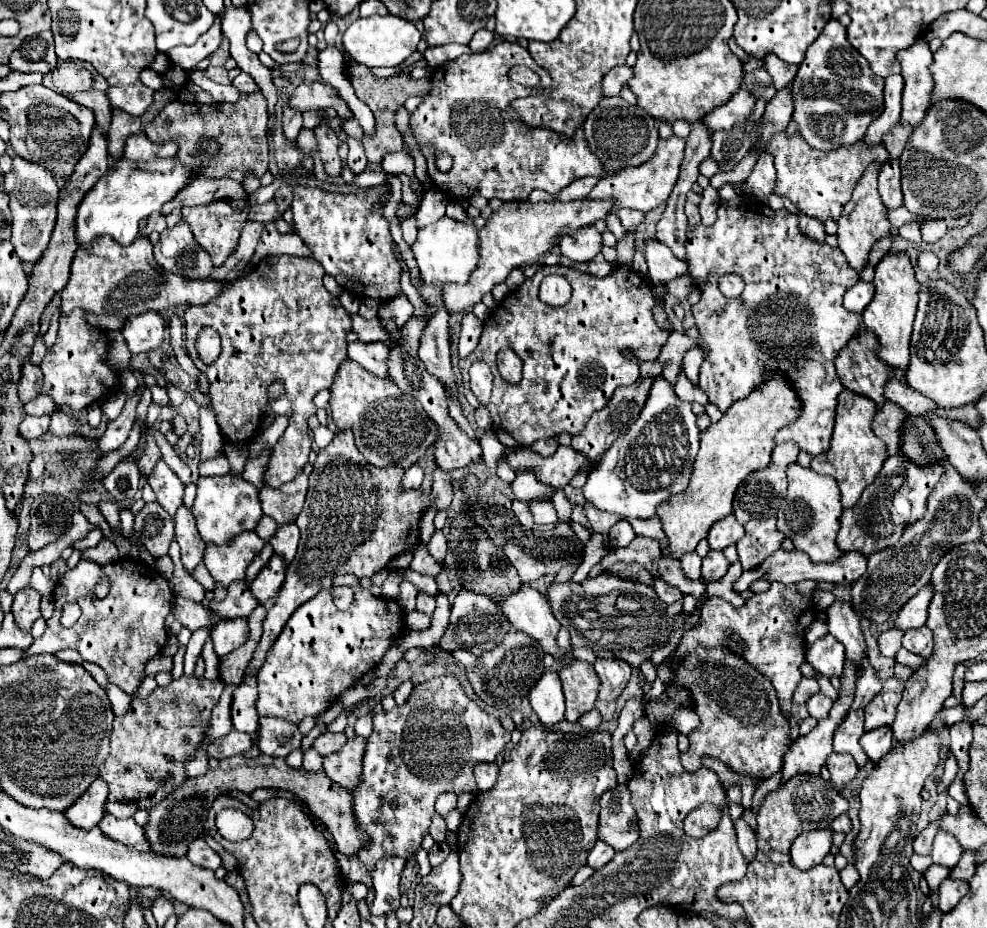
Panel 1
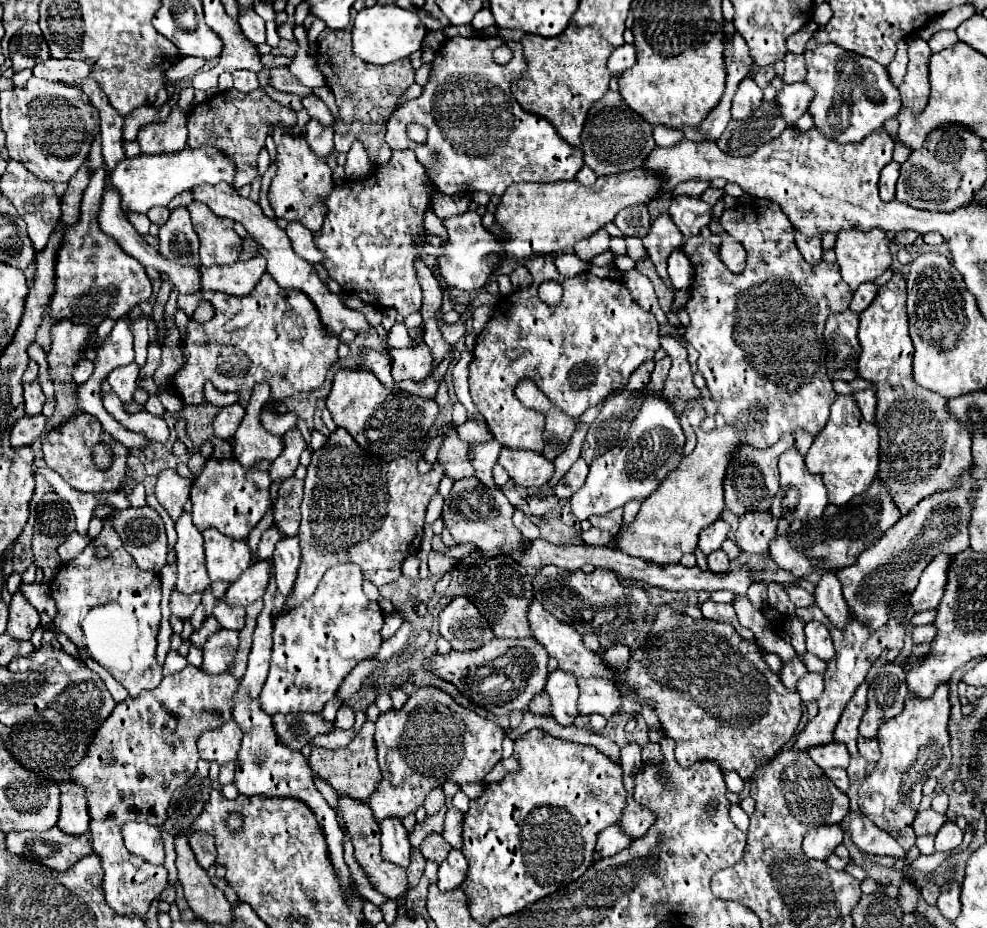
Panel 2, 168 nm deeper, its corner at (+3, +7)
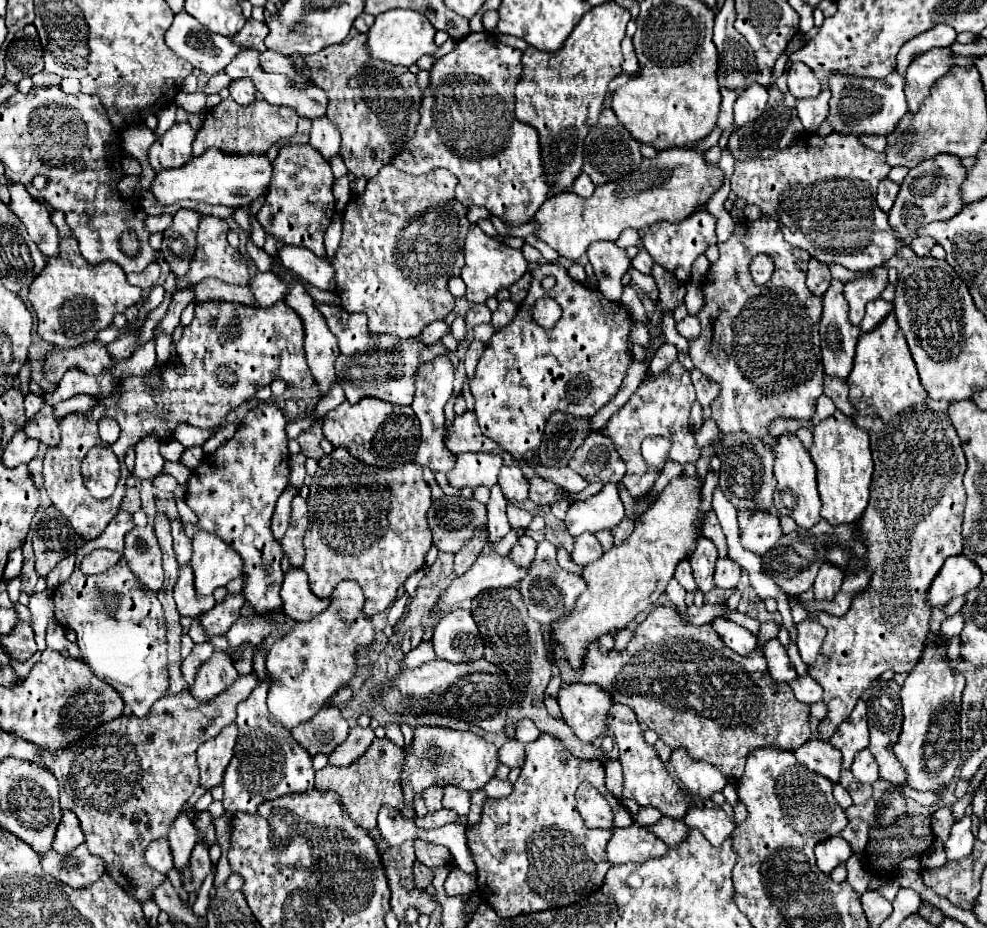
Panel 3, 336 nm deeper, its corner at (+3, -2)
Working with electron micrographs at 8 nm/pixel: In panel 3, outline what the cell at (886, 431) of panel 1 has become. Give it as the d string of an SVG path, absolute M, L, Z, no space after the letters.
M825 377L823 393L833 399L833 403L839 411L843 411L845 415L855 415L855 407L849 401L849 387L845 381L835 379L835 377Z

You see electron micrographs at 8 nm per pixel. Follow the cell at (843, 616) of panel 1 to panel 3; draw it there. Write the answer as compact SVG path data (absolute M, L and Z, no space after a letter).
M821 565L819 575L815 579L813 591L815 591L815 601L831 601L835 593L841 589L843 583L843 573L835 565Z

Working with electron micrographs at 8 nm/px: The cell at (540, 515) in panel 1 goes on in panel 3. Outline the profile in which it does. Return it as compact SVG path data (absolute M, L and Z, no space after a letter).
M513 503L507 505L507 517L509 517L511 527L523 527L523 529L527 529L529 523L531 523L531 519L533 519L533 515L523 509L515 507Z

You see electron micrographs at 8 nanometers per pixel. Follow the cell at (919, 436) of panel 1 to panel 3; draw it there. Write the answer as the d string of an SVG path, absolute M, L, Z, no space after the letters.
M893 311L887 315L887 321L879 325L879 329L859 335L855 365L847 385L851 389L851 403L857 409L853 421L857 427L863 427L869 433L875 461L871 499L859 521L863 541L869 545L869 549L863 559L853 559L849 563L847 573L869 567L873 577L869 587L853 599L849 611L843 617L829 617L827 613L807 615L813 621L821 621L821 625L827 629L821 655L817 657L815 665L809 665L809 675L823 687L823 703L827 705L827 717L821 719L817 727L817 739L823 741L831 739L833 731L853 711L857 699L877 675L881 675L885 669L893 669L895 673L911 671L919 661L931 615L931 609L925 605L925 593L943 561L961 553L961 521L967 499L963 489L963 473L967 463L961 441L955 427L951 425L949 415L945 415L945 407L929 399L927 391L921 387L915 361L907 349L903 331L895 321Z

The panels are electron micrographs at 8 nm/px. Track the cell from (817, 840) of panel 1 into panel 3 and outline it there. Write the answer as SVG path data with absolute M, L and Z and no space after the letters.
M839 835L815 845L817 867L823 873L831 873L839 863L845 863L851 855L853 855L853 851L851 851L849 843L843 837L839 837Z

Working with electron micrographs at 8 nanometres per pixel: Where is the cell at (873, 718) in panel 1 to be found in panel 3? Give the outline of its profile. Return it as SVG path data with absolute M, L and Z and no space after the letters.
M875 679L869 687L869 699L867 699L867 721L869 721L869 733L871 733L871 741L867 749L873 753L873 757L879 763L879 775L893 785L903 785L905 781L905 771L901 763L897 763L897 757L891 751L891 747L897 743L897 737L901 733L901 721L903 721L899 689L901 687L893 679L889 681Z

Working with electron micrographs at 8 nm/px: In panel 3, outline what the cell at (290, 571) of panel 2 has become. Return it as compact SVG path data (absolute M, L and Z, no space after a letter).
M289 567L281 587L281 597L283 613L295 621L309 621L329 605L329 599L319 599L311 593L303 567Z

